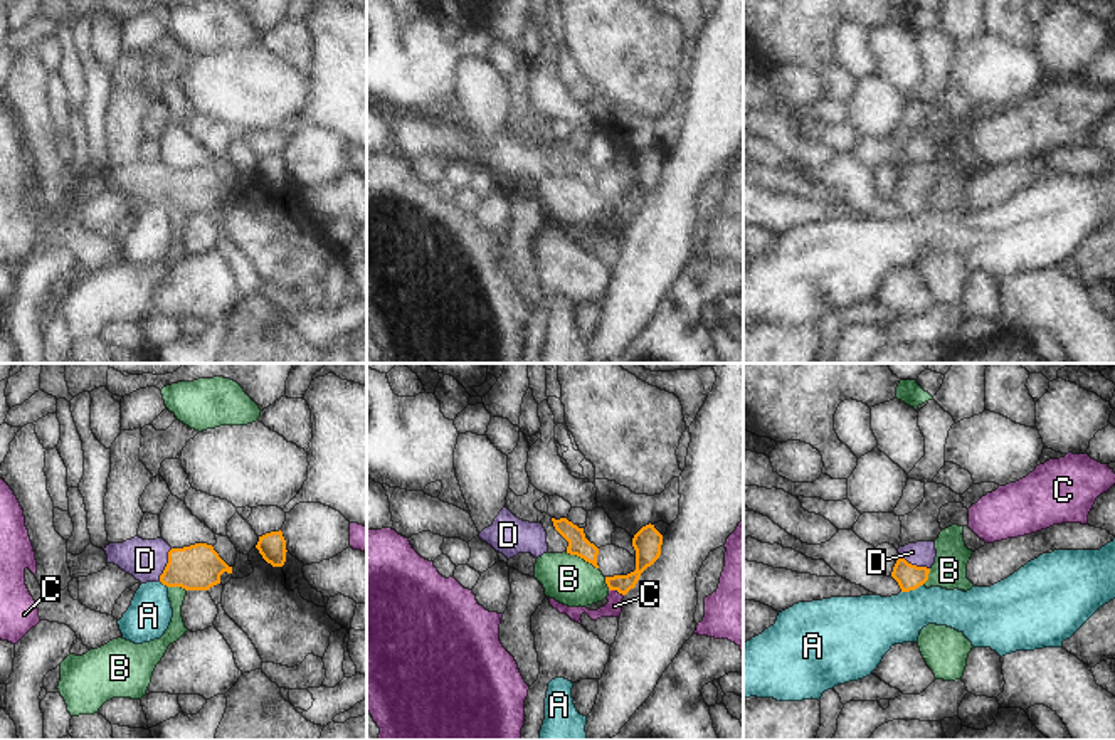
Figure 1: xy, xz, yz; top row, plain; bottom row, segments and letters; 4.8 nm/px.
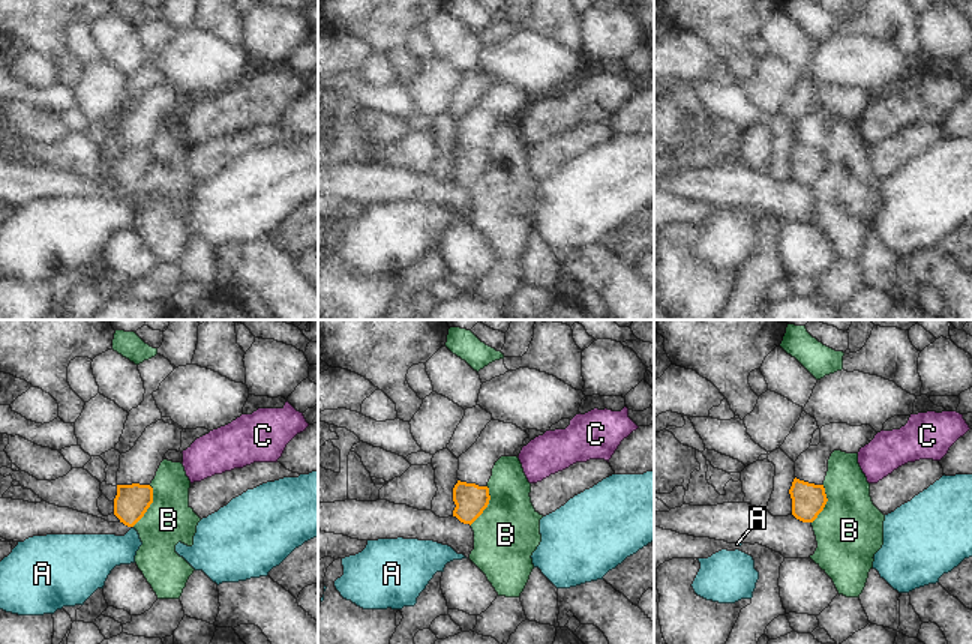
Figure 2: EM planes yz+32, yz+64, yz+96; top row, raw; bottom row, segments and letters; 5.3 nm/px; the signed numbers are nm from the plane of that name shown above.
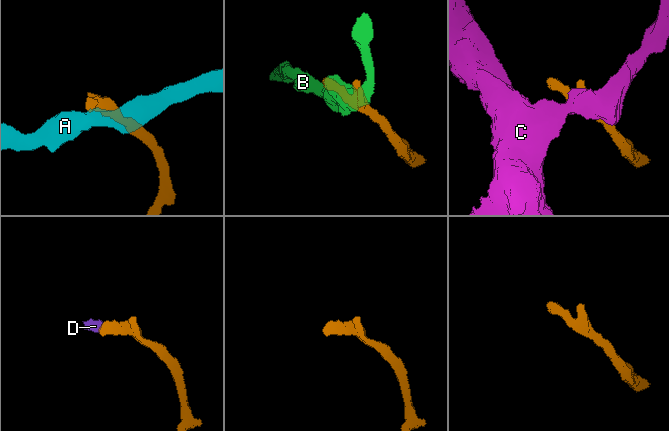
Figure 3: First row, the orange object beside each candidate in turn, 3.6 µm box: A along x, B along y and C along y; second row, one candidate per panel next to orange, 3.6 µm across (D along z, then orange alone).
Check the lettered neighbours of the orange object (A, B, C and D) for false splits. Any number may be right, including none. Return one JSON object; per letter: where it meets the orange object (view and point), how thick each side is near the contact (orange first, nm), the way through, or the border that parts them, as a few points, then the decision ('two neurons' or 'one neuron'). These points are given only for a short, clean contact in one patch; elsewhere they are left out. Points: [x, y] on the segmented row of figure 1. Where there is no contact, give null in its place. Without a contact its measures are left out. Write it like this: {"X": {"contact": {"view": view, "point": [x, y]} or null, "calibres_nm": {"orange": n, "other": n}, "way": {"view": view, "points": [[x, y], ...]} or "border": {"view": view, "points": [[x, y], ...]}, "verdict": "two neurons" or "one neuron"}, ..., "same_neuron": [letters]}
{"A": {"contact": {"view": "yz", "point": [912, 589]}, "calibres_nm": {"orange": 120, "other": 280}, "border": {"view": "yz", "points": [[922, 584], [902, 592]]}, "verdict": "two neurons"}, "B": {"contact": {"view": "xz", "point": [582, 557]}, "calibres_nm": {"orange": 100, "other": 240}, "border": {"view": "xz", "points": [[565, 552], [582, 557], [597, 569]]}, "verdict": "two neurons"}, "C": {"contact": {"view": "xz", "point": [616, 589]}, "calibres_nm": {"orange": 130, "other": 80}, "border": {"view": "xz", "points": [[609, 589], [623, 596]]}, "verdict": "two neurons"}, "D": {"contact": {"view": "xy", "point": [167, 565]}, "calibres_nm": {"orange": 220, "other": 190}, "way": {"view": "xy", "points": [[197, 567], [167, 565], [145, 560]]}, "verdict": "one neuron"}, "same_neuron": ["D"]}

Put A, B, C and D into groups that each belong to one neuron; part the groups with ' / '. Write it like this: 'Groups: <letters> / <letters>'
Groups: A / B / C / D

